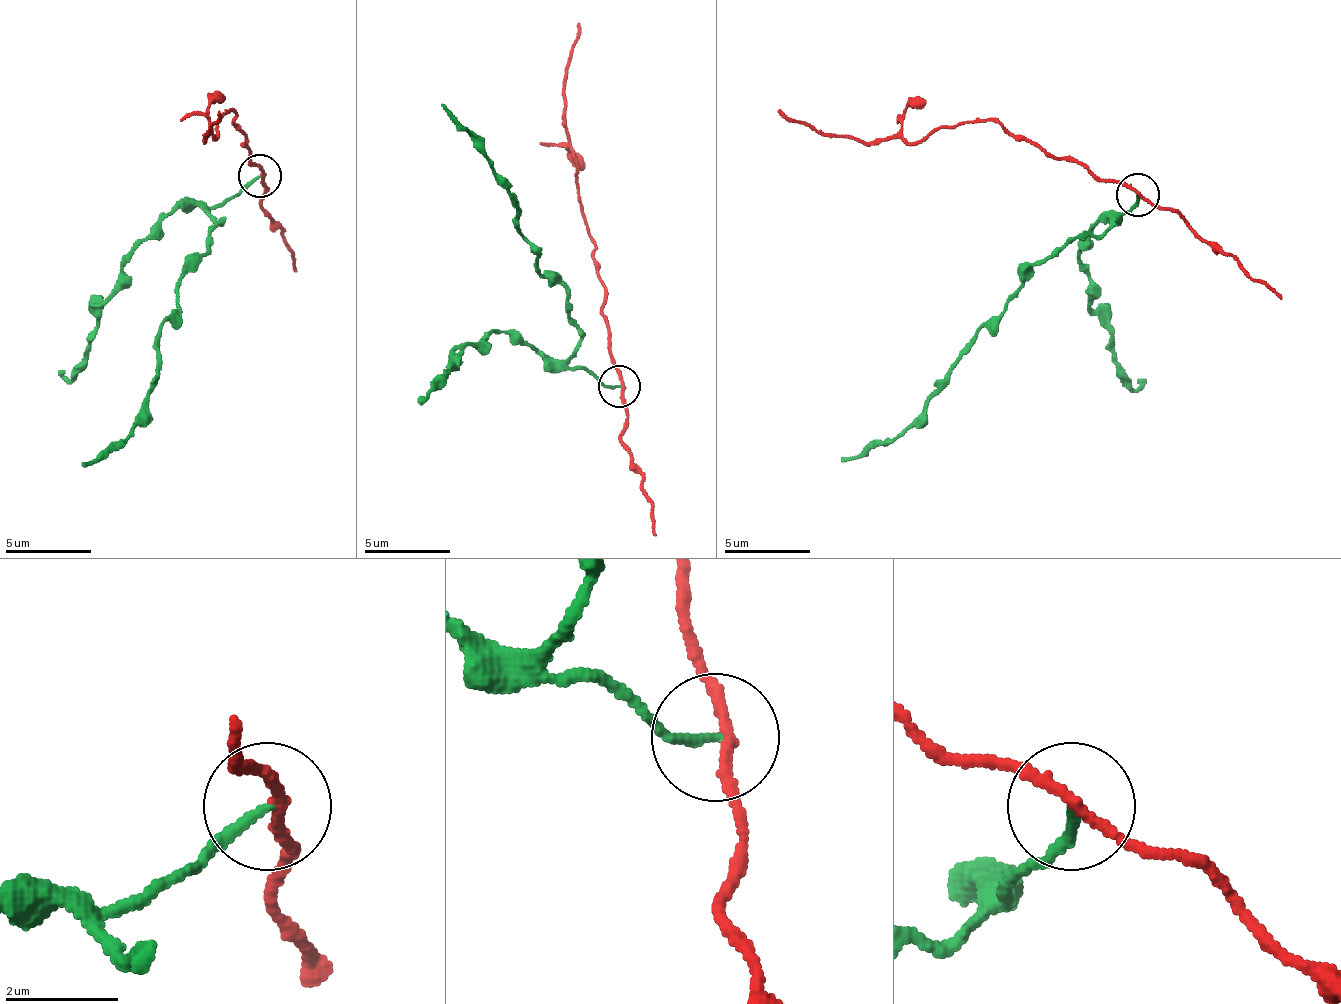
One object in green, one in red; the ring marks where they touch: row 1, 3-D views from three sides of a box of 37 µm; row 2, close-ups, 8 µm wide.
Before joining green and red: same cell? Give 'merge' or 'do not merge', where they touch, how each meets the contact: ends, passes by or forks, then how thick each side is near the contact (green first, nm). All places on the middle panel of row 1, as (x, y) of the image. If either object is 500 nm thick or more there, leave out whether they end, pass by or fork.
do not merge; place (619, 386); green ends; red passes by; calibres 170 and 190 nm

